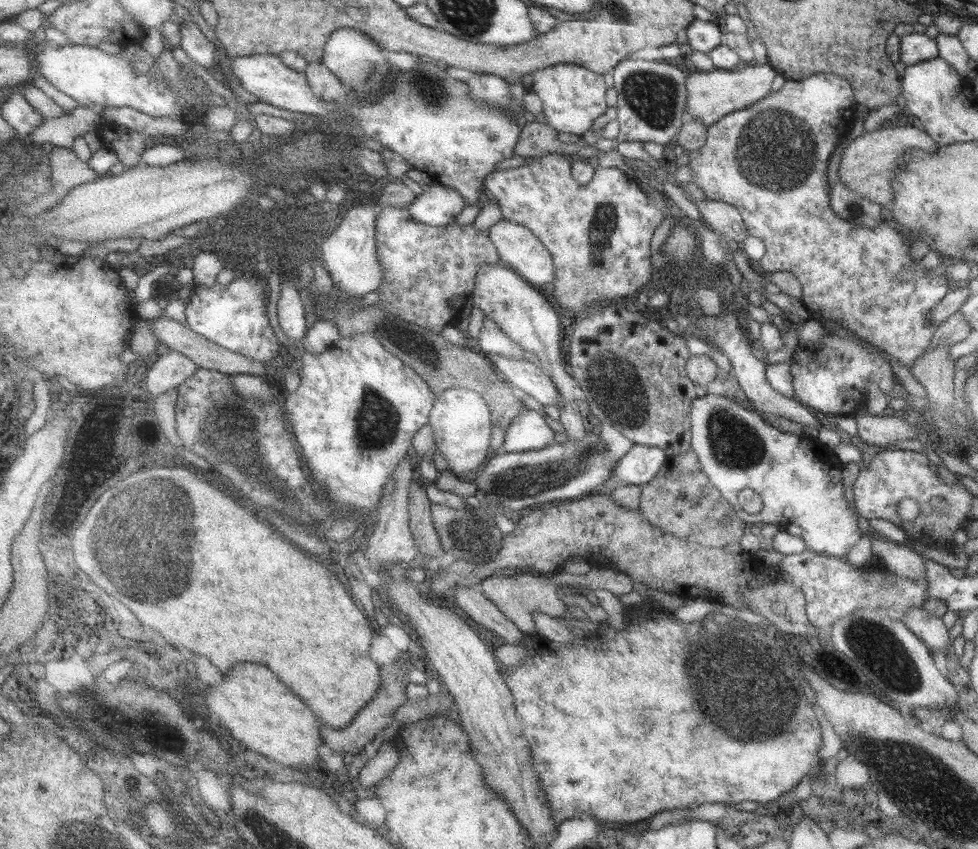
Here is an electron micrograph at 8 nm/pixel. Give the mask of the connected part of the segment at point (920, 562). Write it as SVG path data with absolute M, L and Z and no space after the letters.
M883 537L873 538L870 542L870 554L873 560L883 562L886 570L897 577L915 580L917 577L926 576L924 559L915 551Z

